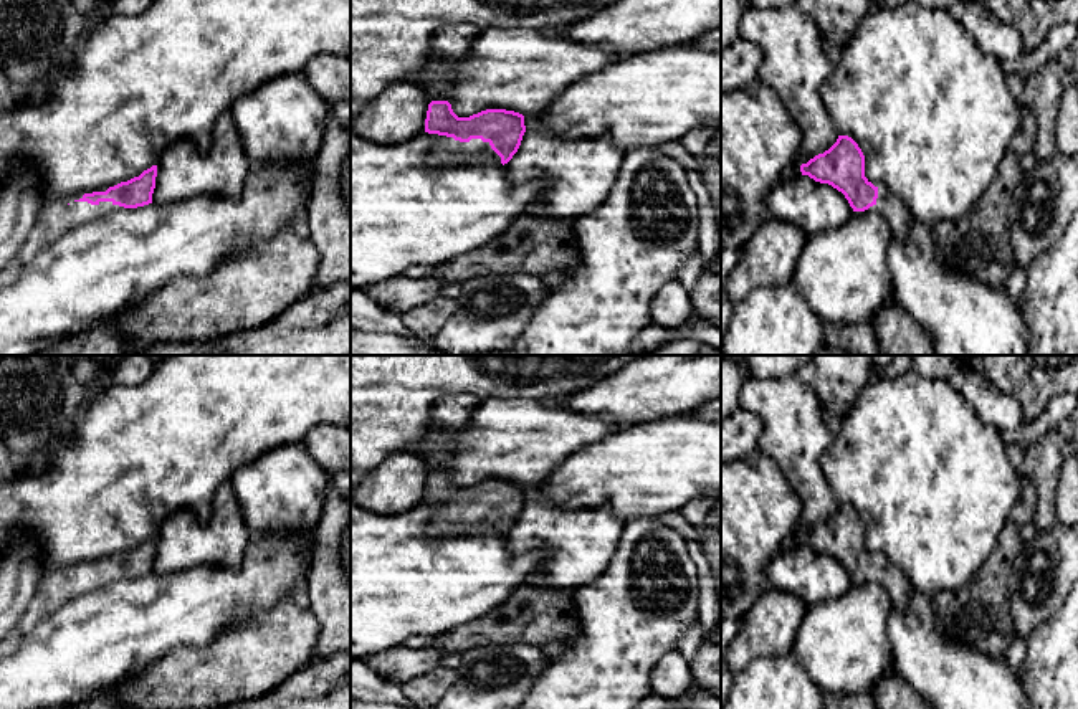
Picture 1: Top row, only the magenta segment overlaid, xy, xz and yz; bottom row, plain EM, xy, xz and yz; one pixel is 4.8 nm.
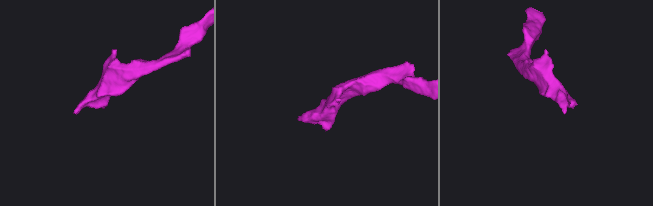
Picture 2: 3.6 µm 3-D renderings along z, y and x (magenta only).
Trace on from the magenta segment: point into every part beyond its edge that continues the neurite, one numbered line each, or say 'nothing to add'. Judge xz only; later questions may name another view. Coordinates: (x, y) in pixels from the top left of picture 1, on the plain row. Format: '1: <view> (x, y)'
1: xz (443, 526)

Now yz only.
nothing to add

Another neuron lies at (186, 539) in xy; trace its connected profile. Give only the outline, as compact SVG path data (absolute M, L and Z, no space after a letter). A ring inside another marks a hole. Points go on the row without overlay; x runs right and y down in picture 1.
M230 481L213 494L207 516L179 511L157 534L152 572L175 573L193 567L238 569L251 534Z

